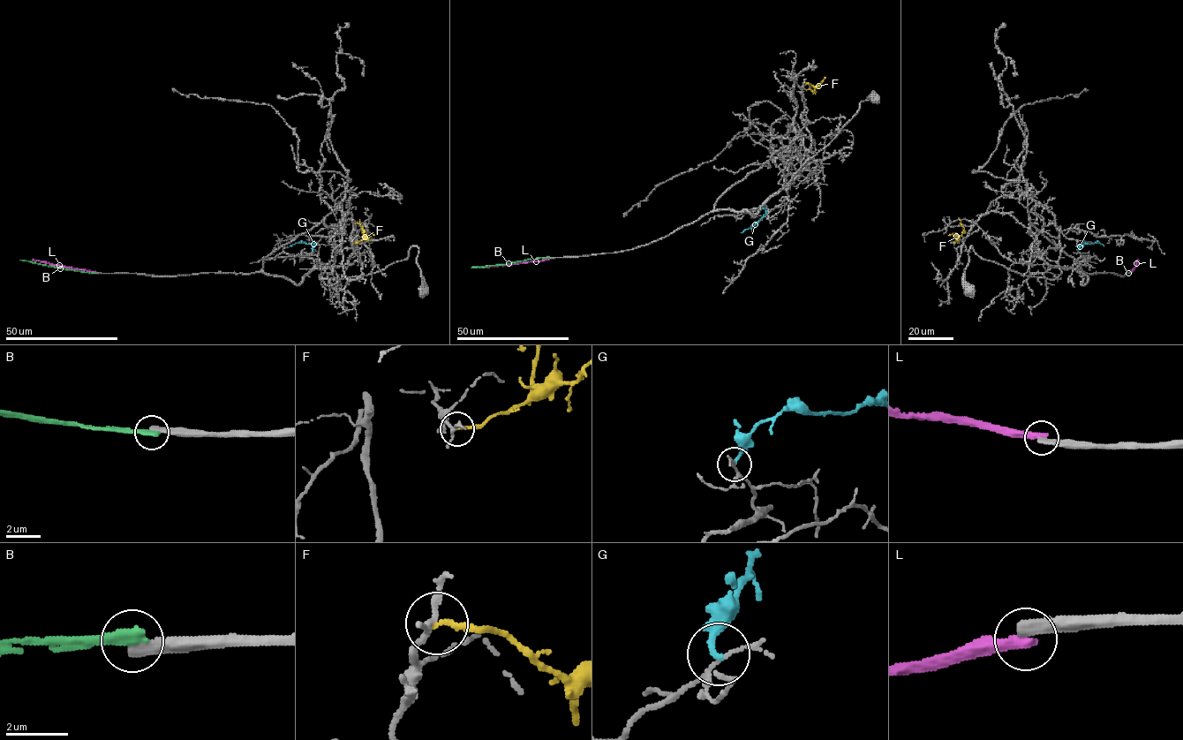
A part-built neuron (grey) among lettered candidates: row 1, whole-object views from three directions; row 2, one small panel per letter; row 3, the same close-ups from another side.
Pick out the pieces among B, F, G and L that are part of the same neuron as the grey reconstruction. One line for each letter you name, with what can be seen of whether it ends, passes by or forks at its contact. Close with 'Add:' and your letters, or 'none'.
Add: none

